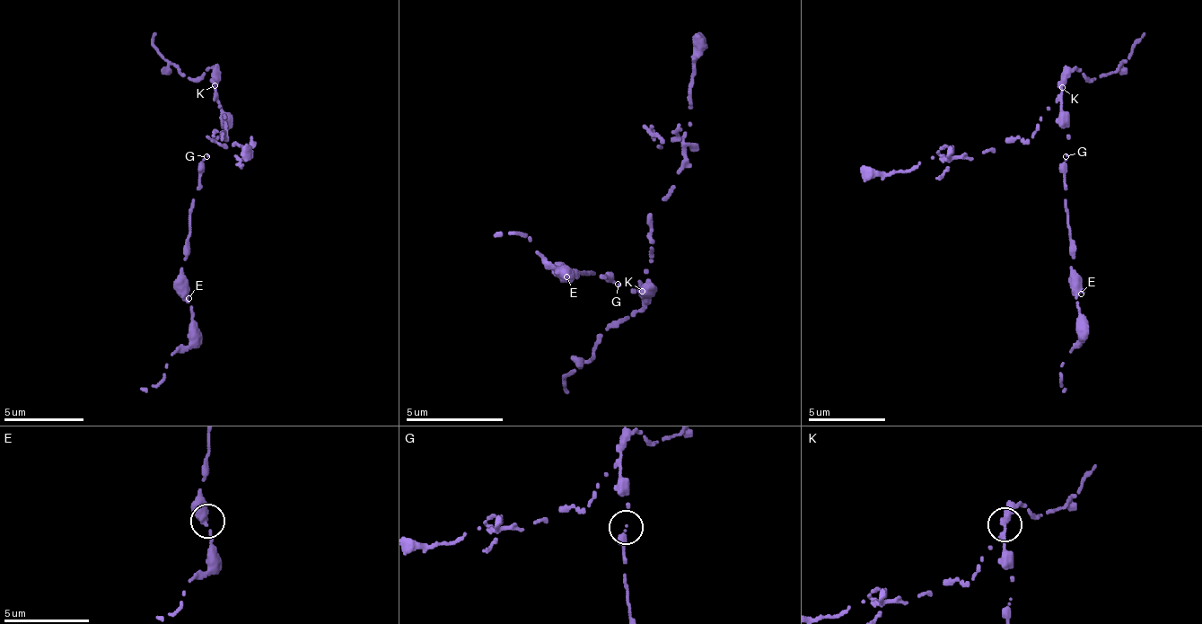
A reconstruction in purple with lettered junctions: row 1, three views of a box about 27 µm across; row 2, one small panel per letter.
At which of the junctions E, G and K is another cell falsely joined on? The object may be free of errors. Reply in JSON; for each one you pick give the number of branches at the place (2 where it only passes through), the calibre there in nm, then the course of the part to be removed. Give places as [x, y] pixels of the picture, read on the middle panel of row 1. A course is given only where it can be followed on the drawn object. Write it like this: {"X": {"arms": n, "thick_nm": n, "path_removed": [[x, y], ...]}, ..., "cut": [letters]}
{"K": {"arms": 2, "thick_nm": 340, "path_removed": [[641, 289], [639, 287], [650, 247], [649, 212], [679, 174], [695, 70], [695, 40], [701, 32]]}, "cut": ["K"]}

